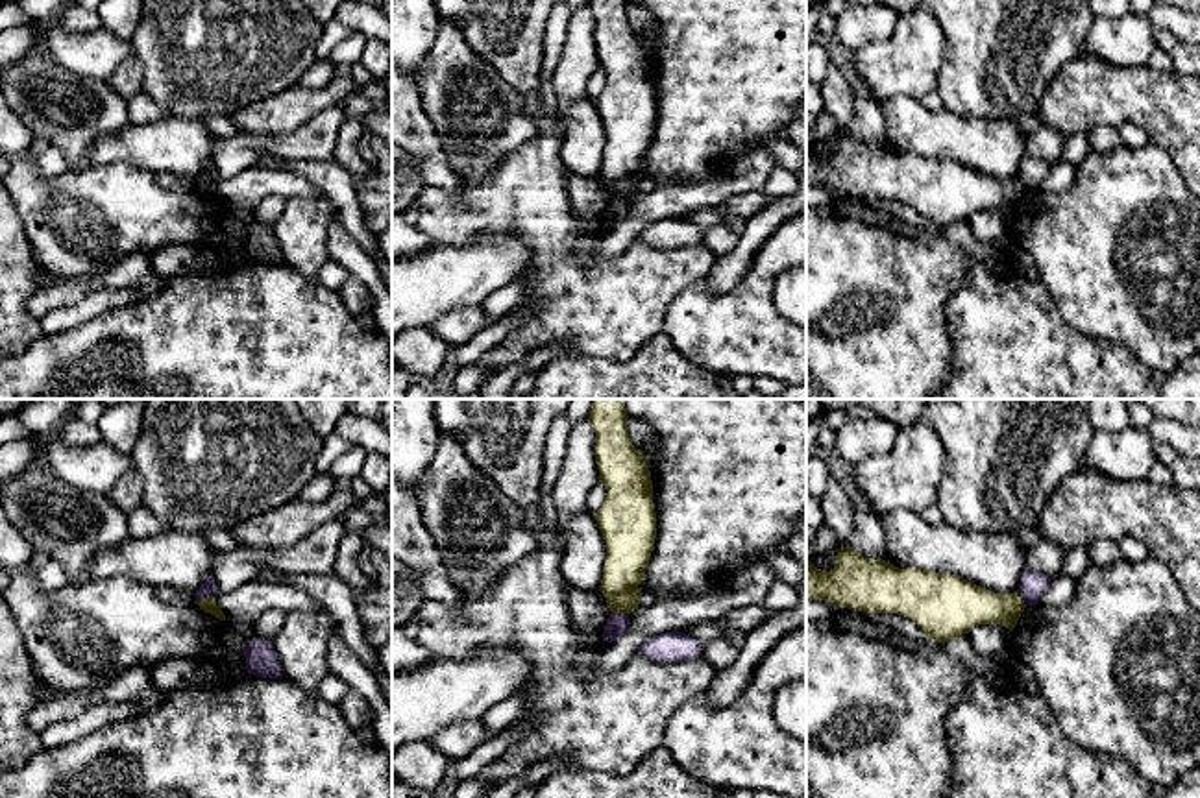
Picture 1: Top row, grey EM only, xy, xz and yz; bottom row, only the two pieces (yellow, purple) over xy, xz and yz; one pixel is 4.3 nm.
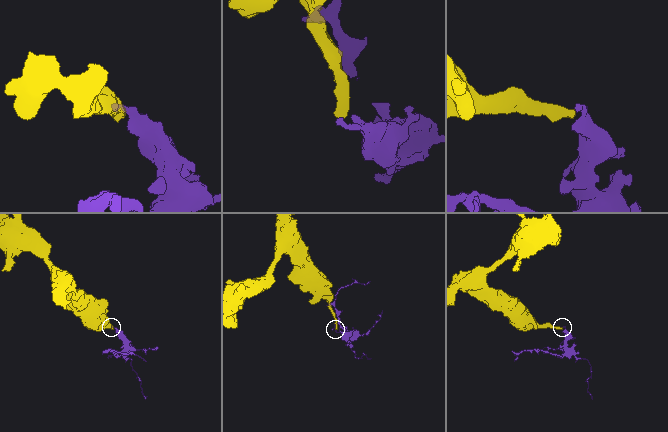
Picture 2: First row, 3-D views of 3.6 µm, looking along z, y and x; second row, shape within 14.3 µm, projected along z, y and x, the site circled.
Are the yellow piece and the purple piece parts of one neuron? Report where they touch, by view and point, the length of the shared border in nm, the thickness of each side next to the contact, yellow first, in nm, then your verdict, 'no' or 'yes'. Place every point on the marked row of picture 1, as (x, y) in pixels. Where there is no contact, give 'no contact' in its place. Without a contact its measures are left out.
contact xy (204, 599); length 80 nm; calibres 70 and 70 nm; no

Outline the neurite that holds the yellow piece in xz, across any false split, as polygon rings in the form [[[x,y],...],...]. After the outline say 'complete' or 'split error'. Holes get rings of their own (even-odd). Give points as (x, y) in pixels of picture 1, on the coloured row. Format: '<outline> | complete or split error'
[[[592,399],[588,423],[595,432],[595,464],[599,482],[606,490],[606,499],[594,512],[601,536],[606,543],[606,558],[599,591],[606,598],[606,608],[618,613],[638,610],[642,591],[638,586],[645,578],[651,552],[656,539],[656,512],[653,502],[651,471],[645,466],[643,451],[636,449],[627,432],[625,399]]] | complete

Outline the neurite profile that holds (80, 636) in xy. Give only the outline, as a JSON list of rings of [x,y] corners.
[[[17,569],[4,598],[22,634],[33,674],[43,683],[41,702],[57,695],[104,685],[133,667],[148,672],[166,659],[187,658],[202,665],[224,665],[227,682],[248,676],[244,652],[227,648],[222,632],[227,621],[205,613],[198,604],[176,606],[161,600],[146,582],[131,576],[68,584],[55,591],[39,591],[33,573]]]

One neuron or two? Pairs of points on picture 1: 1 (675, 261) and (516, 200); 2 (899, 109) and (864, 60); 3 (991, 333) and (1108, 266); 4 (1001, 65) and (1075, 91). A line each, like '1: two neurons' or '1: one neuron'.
1: one neuron
2: two neurons
3: two neurons
4: two neurons

